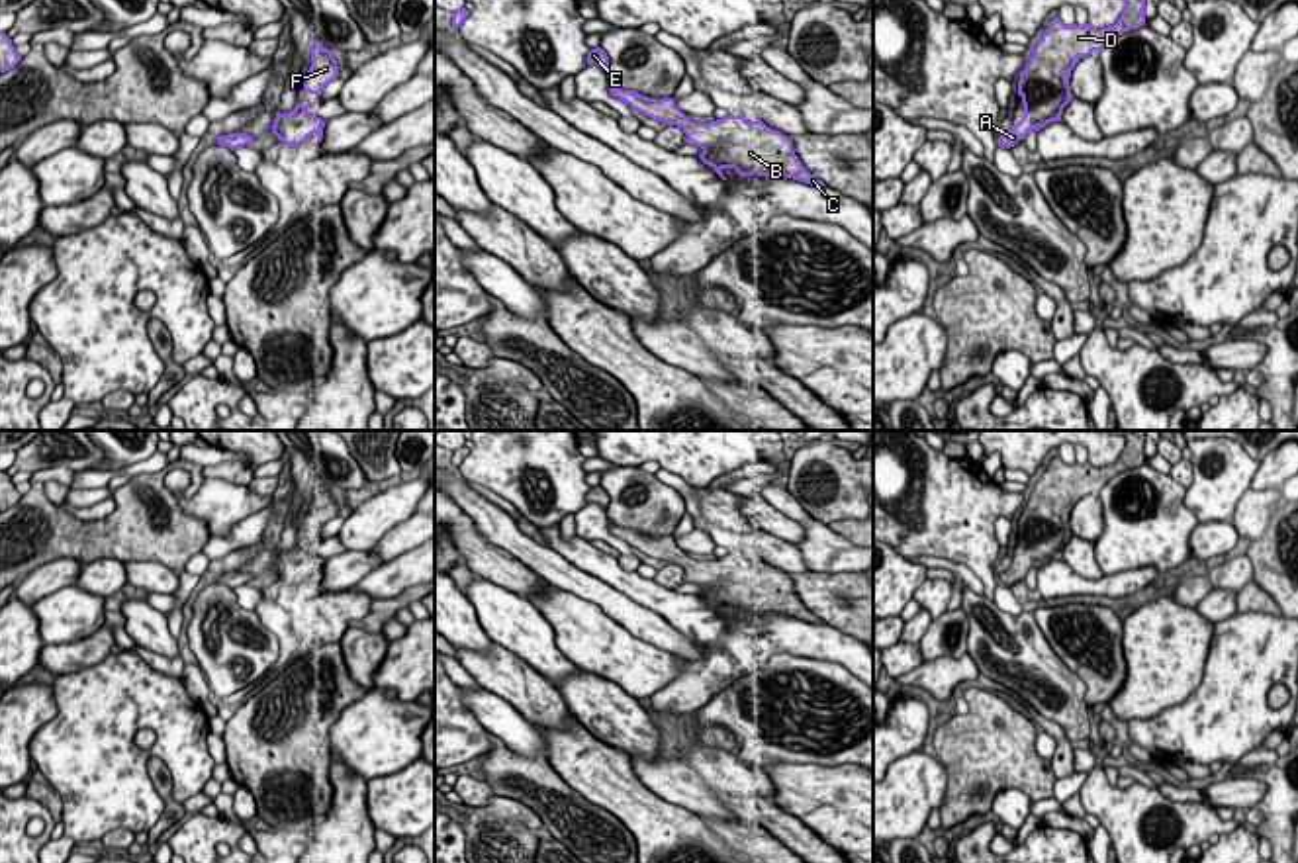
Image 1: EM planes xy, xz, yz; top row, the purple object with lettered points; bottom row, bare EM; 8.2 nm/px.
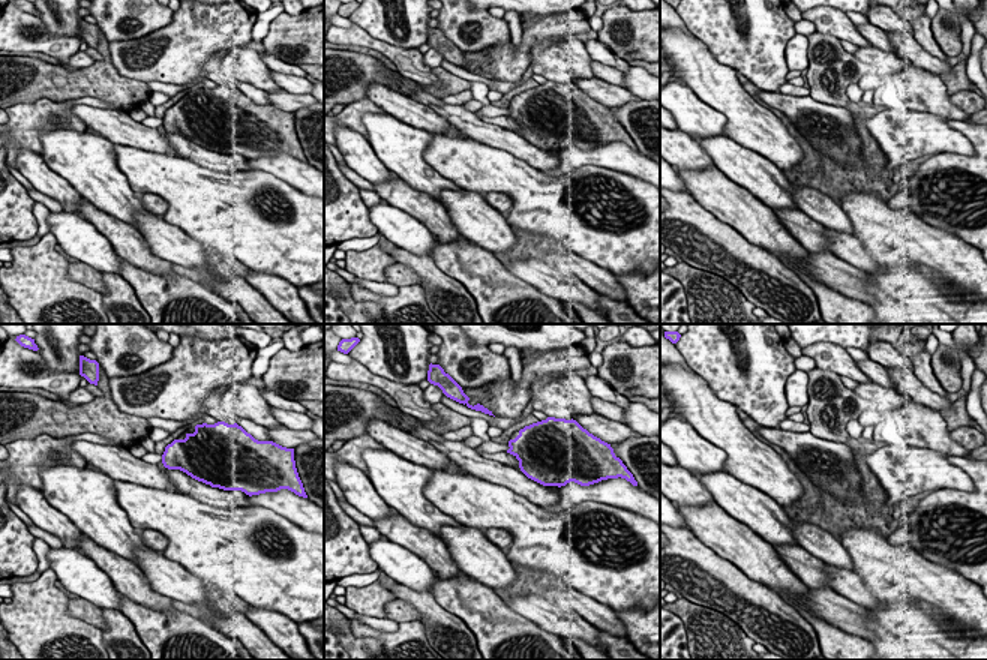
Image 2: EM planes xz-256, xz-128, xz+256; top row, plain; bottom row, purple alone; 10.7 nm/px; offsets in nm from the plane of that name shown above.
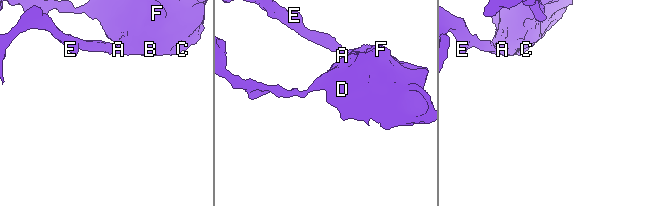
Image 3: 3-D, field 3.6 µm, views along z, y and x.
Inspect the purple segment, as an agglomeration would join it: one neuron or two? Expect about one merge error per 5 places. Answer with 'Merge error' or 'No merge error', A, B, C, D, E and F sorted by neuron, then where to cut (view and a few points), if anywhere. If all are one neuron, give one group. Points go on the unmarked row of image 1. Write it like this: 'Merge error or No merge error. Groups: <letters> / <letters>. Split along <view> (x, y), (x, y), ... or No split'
No merge error. Groups: A B C D E F. No split

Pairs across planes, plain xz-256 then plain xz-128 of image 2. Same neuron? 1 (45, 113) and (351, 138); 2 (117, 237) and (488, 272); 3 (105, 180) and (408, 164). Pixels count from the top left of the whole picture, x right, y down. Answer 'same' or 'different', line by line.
1: different
2: different
3: same

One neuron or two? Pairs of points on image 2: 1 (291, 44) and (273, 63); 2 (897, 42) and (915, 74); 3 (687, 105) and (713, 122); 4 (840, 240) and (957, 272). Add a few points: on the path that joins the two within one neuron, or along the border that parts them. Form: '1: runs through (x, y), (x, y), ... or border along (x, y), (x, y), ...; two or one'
1: border along (264, 50), (299, 66); two
2: border along (896, 72), (914, 63), (939, 77); two
3: runs through (693, 111), (707, 122); one
4: border along (854, 234), (861, 246), (881, 264); two

